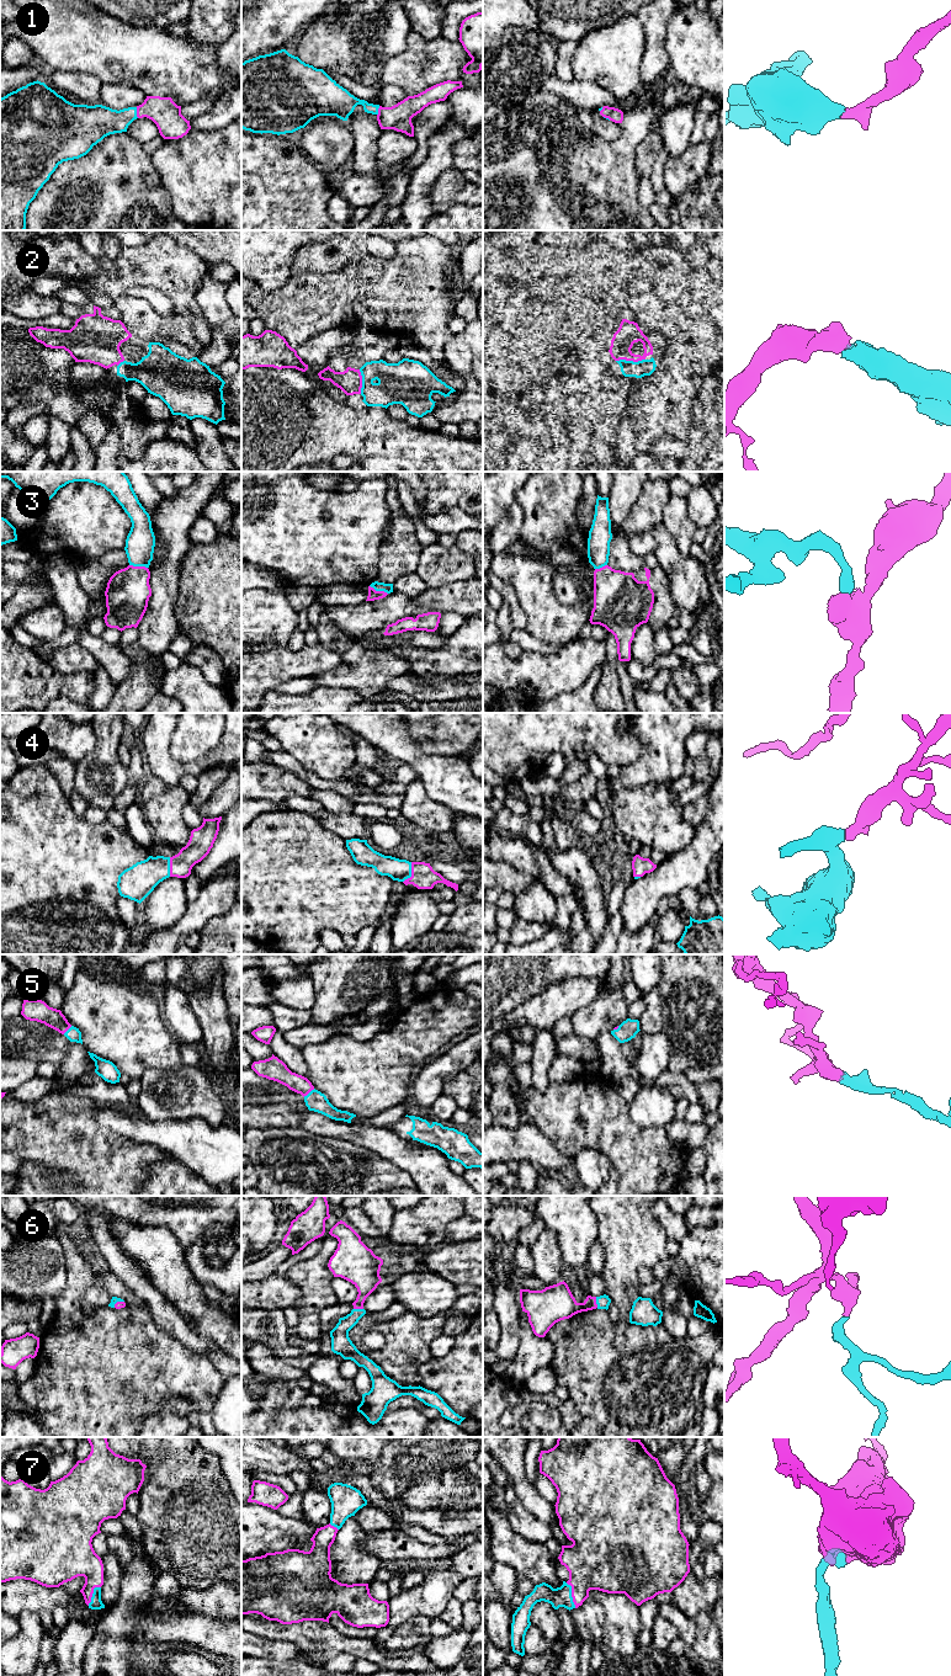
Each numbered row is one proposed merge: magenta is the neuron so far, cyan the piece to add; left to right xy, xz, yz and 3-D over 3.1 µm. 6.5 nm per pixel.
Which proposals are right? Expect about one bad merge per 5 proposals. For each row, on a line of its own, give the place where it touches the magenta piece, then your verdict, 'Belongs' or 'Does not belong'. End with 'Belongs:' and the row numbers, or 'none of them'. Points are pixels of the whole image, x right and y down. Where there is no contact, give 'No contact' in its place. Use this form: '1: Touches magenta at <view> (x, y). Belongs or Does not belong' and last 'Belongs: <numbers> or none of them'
1: Touches magenta at xy (137, 112). Belongs
2: Touches magenta at yz (630, 360). Belongs
3: Touches magenta at xy (138, 567). Does not belong
4: Touches magenta at xz (412, 873). Belongs
5: Touches magenta at xz (308, 1092). Belongs
6: Touches magenta at yz (595, 1302). Belongs
7: Touches magenta at yz (572, 1595). Belongs
Belongs: 1, 2, 4, 5, 6, 7

